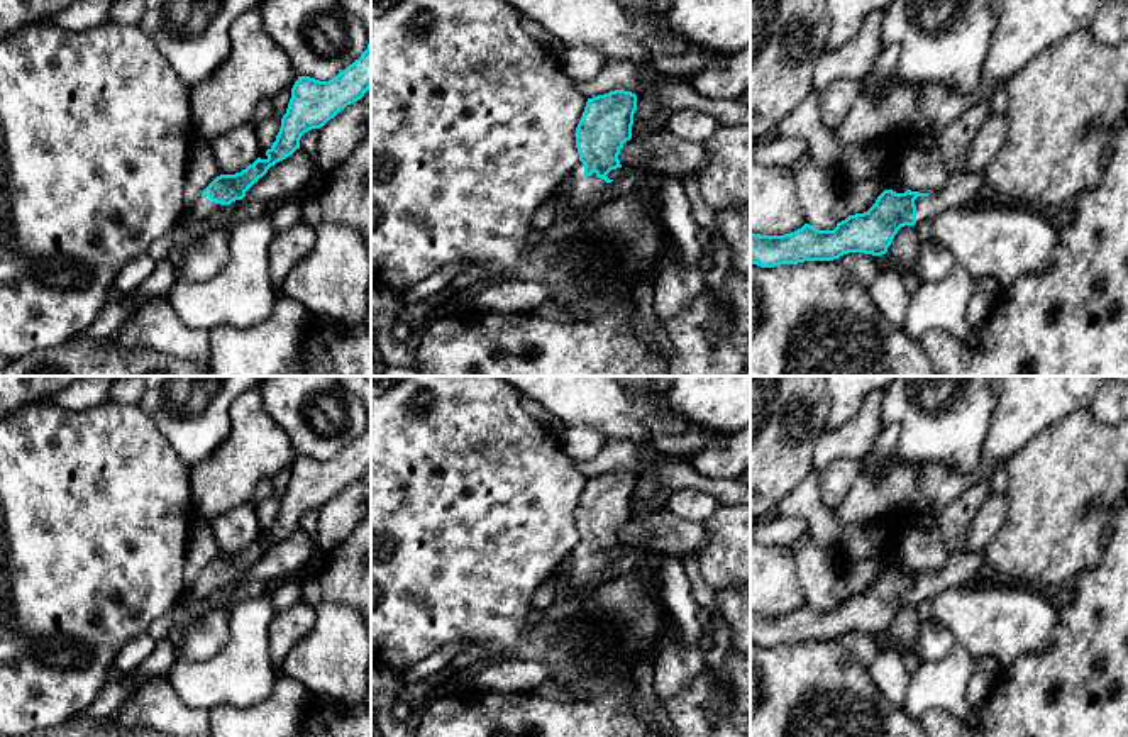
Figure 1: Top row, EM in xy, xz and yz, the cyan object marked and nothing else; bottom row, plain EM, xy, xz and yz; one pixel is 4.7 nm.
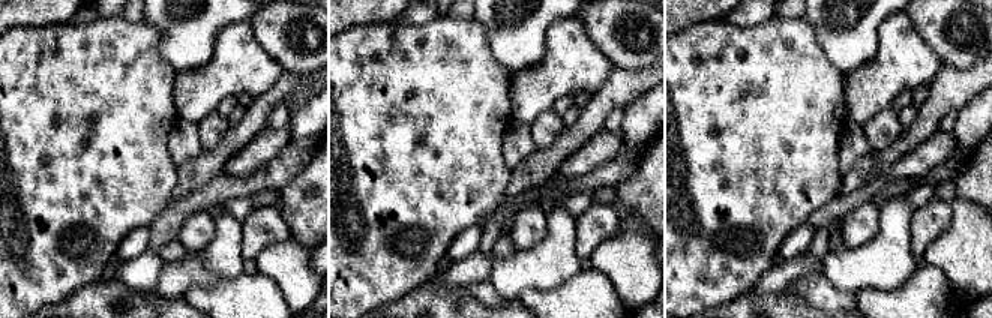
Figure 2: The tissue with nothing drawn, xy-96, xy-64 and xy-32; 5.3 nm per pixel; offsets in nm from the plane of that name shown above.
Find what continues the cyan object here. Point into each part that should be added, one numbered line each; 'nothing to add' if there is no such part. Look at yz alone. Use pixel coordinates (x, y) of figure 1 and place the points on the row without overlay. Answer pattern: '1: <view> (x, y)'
1: yz (961, 568)

